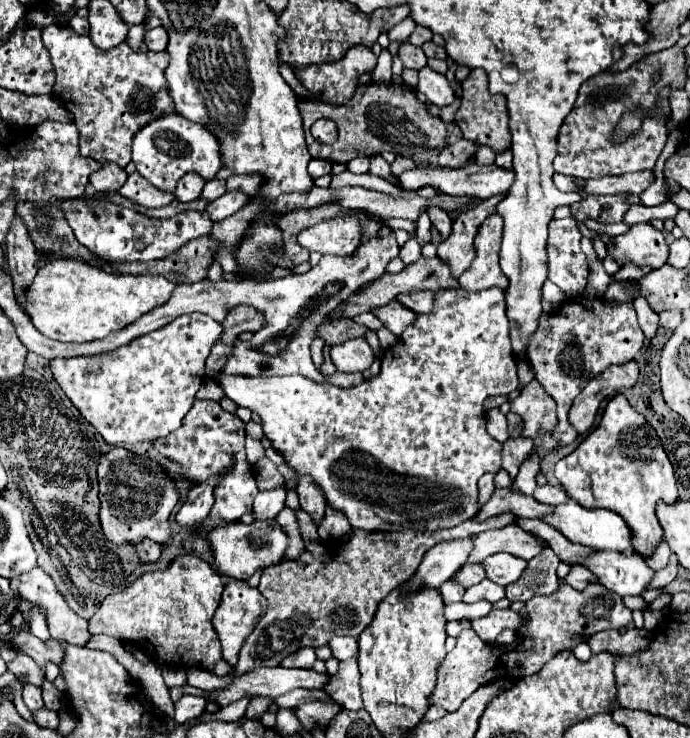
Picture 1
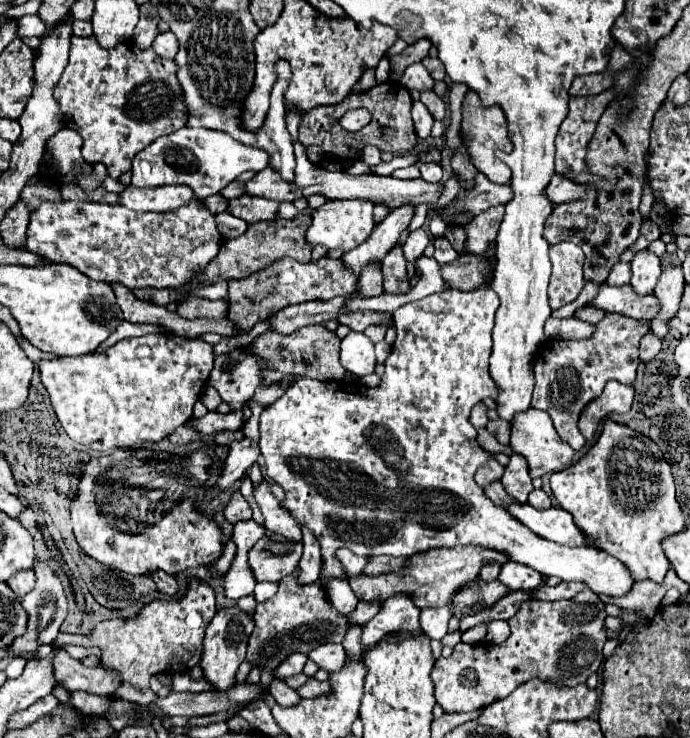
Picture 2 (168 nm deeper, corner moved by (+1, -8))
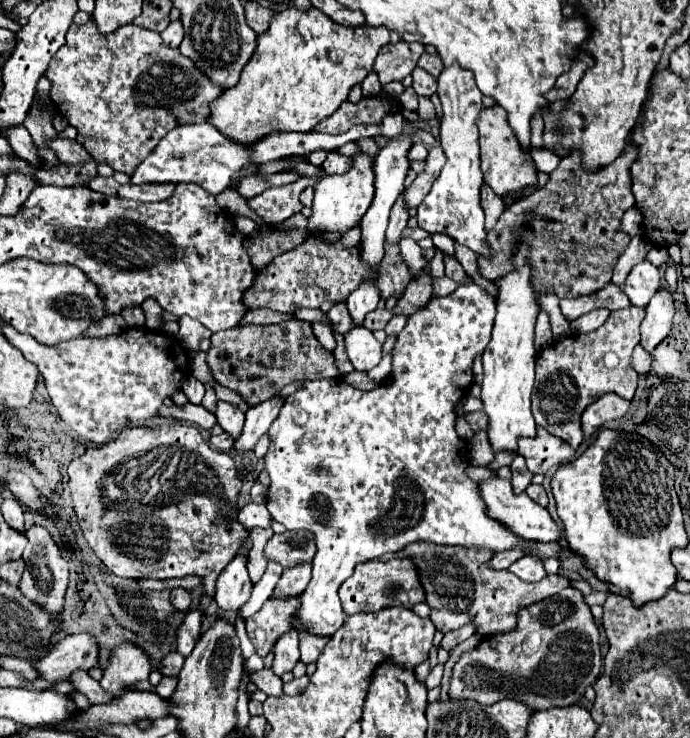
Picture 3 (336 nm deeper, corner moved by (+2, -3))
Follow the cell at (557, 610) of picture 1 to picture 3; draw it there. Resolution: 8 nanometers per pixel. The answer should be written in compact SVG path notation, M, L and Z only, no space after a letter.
M565 589L545 601L533 603L529 607L521 607L517 613L519 625L503 635L485 637L475 649L461 653L459 661L453 665L449 697L453 699L471 699L479 705L493 705L503 697L519 699L533 709L553 709L567 707L577 703L585 687L593 685L603 669L601 663L601 647L599 647L599 629L591 615L589 605L583 599L579 589Z

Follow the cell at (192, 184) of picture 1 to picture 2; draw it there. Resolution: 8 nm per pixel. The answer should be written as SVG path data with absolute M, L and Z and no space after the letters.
M126 186L124 192L118 194L118 204L126 206L128 210L142 210L142 212L166 212L176 210L190 202L194 192L188 186L160 186L160 188L138 188Z

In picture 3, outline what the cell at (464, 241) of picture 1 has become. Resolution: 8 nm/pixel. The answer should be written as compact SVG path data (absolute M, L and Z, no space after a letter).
M483 184L481 188L480 201L485 211L485 231L489 231L499 221L501 213L505 211L505 205L487 184Z

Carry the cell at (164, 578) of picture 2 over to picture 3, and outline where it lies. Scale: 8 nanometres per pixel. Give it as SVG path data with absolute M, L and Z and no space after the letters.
M175 587L171 589L171 605L175 609L187 609L191 605L191 599L189 599L189 591L181 589L181 587Z

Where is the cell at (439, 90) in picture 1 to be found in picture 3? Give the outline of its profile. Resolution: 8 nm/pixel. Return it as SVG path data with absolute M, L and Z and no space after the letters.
M419 97L419 107L417 107L417 113L423 121L429 121L429 119L435 119L437 113L435 113L435 107L431 103L429 97Z

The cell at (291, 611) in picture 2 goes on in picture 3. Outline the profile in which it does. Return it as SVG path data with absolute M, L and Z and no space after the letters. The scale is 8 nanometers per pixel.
M301 595L289 599L271 597L253 617L247 619L247 635L255 645L259 657L265 657L267 653L273 651L273 645L277 643L281 633L297 629L293 625L293 617L299 603L301 603Z

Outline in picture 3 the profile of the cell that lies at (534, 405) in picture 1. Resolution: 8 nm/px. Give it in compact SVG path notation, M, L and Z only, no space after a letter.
M537 427L535 437L521 437L517 453L525 457L531 473L547 473L549 469L559 467L575 457L575 449L567 441L553 437L541 427Z

